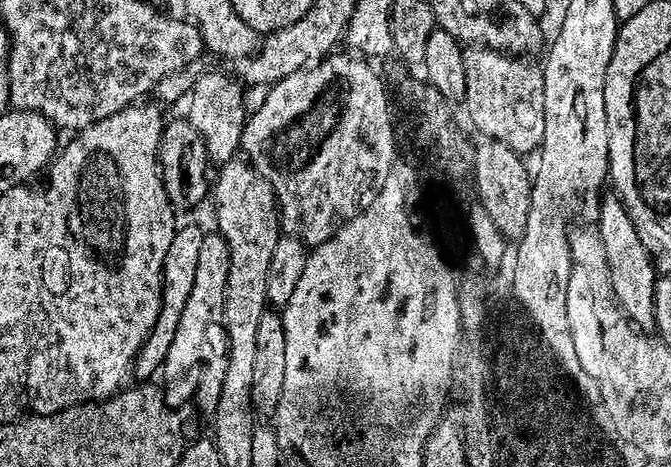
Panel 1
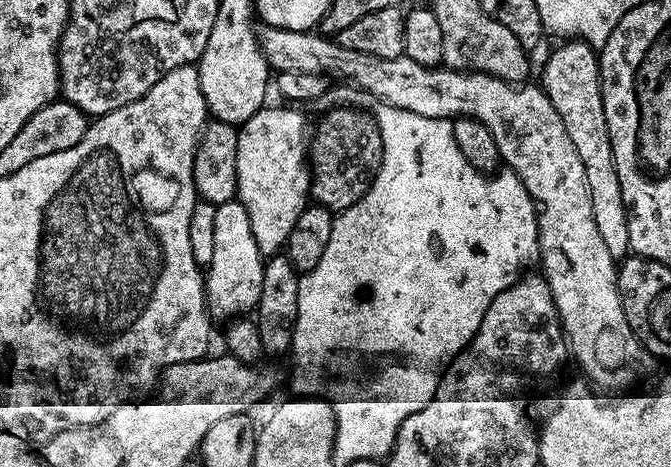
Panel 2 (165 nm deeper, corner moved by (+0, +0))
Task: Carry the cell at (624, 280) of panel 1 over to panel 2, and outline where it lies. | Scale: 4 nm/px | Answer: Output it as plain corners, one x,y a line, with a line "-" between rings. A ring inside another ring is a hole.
583,40
560,42
548,53
542,75
544,92
554,102
582,166
586,166
586,182
590,185
590,206
594,206
594,223
598,225
598,234
606,242
613,260
619,262
630,252
630,226
628,208
622,198
622,186
618,182
618,170
614,166
614,150
610,146
610,130
606,126
604,113
604,95
600,85
600,58
597,49
585,44

